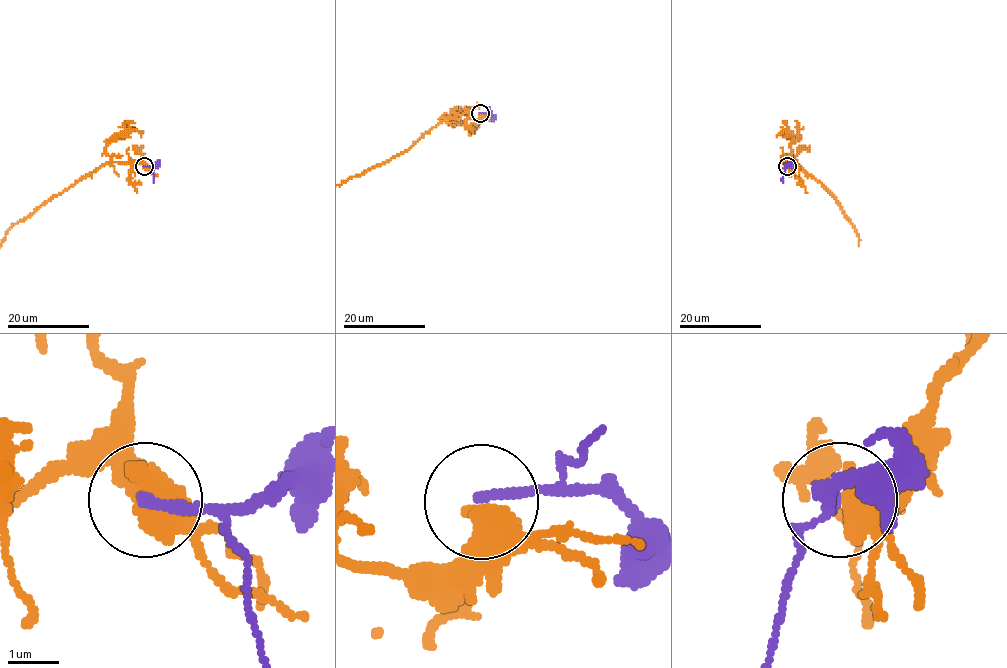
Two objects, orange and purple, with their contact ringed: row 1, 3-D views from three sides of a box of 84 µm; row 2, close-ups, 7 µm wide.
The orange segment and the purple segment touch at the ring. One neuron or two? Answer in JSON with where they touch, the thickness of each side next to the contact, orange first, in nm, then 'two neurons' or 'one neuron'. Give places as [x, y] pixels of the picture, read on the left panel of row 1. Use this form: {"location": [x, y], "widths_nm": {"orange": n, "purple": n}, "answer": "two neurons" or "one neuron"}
{"location": [144, 166], "widths_nm": {"orange": 500, "purple": 240}, "answer": "two neurons"}

